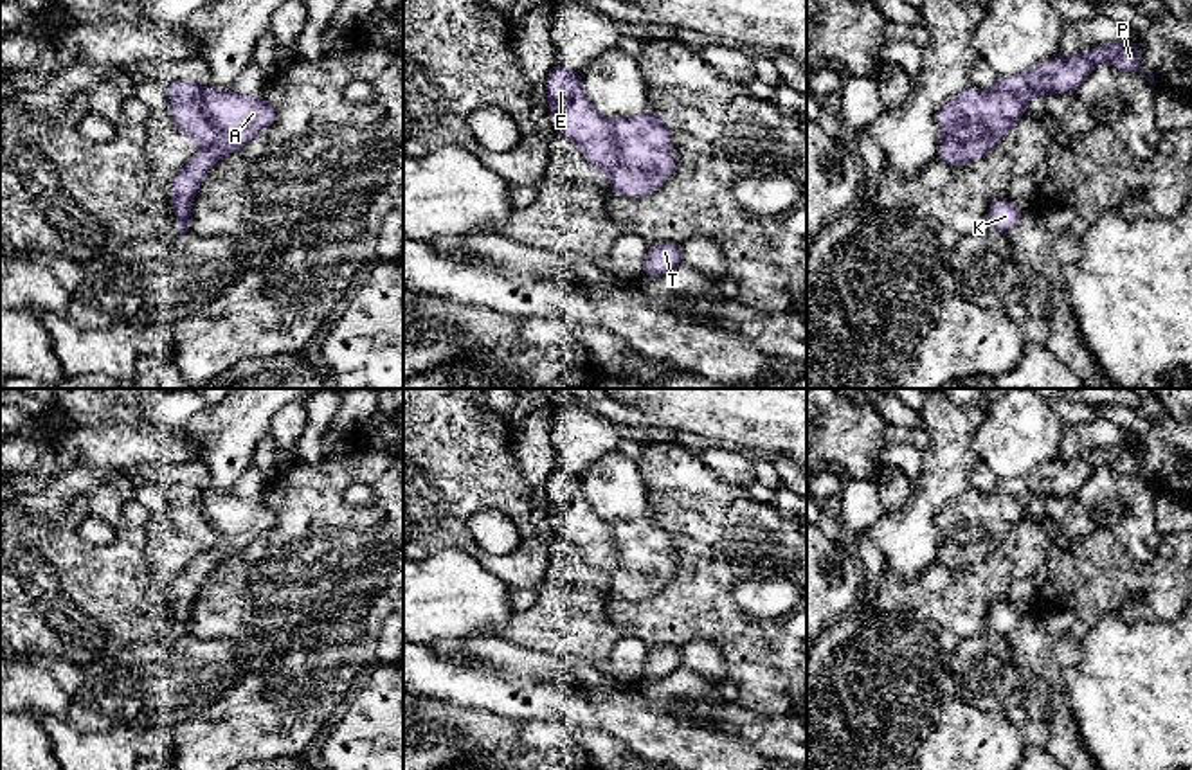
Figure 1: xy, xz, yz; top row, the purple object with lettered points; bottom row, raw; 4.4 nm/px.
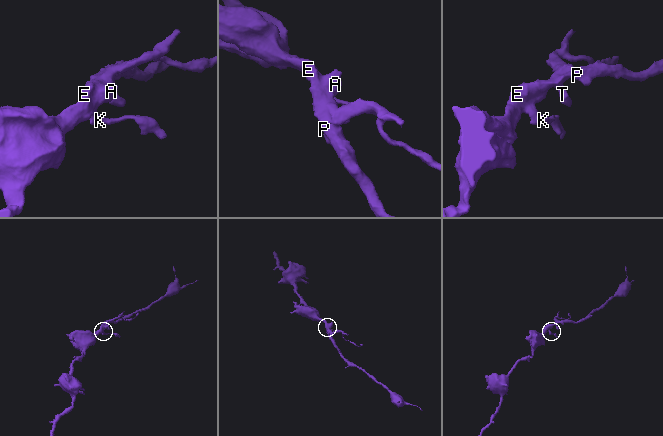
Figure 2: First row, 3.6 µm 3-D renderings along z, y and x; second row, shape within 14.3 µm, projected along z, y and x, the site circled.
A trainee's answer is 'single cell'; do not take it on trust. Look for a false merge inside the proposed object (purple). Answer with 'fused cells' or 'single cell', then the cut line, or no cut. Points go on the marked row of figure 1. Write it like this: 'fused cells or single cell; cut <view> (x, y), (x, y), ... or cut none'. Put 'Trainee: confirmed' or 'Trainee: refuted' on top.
Trainee: refuted
fused cells; cut yz (984, 126), (964, 125), (953, 137)

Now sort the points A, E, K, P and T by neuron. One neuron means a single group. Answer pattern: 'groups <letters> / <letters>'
groups A K T / E P

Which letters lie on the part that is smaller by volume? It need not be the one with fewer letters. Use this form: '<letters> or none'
A, K, T

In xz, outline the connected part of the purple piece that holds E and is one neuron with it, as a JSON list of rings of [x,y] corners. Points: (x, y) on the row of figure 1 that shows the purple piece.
[[[556,65],[546,88],[555,131],[569,135],[594,167],[609,173],[618,160],[612,124],[587,99],[580,72]]]

